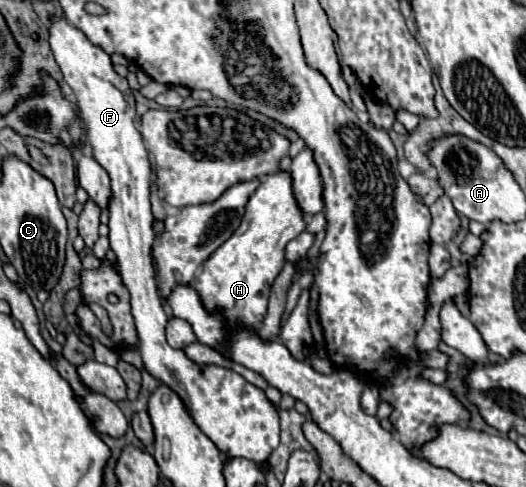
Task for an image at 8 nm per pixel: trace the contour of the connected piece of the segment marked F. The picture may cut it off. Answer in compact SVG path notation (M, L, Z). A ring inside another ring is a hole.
M53 18L49 42L65 82L73 88L79 100L79 118L85 124L93 158L105 168L111 180L111 204L107 204L109 242L115 252L123 284L131 292L131 314L139 332L139 352L145 370L153 378L167 384L183 400L195 424L225 456L239 456L257 464L265 464L271 452L279 446L279 414L277 408L267 400L265 392L229 368L215 364L195 364L183 350L173 350L165 340L167 314L157 292L151 258L151 248L155 242L155 230L151 228L155 218L149 204L151 164L143 138L133 124L135 100L127 78L113 70L107 52L91 44L81 30L63 18Z

